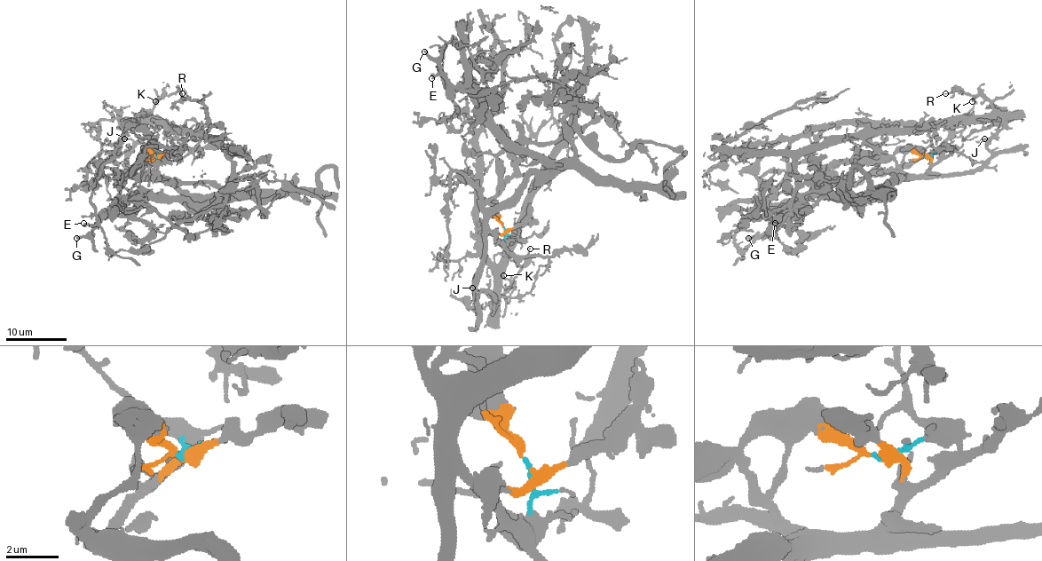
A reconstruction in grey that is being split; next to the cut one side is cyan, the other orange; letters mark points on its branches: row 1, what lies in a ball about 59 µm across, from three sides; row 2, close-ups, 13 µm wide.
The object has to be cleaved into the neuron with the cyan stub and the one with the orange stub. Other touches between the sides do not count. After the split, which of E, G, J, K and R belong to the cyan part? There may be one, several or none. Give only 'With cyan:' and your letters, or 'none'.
With cyan: K, R

